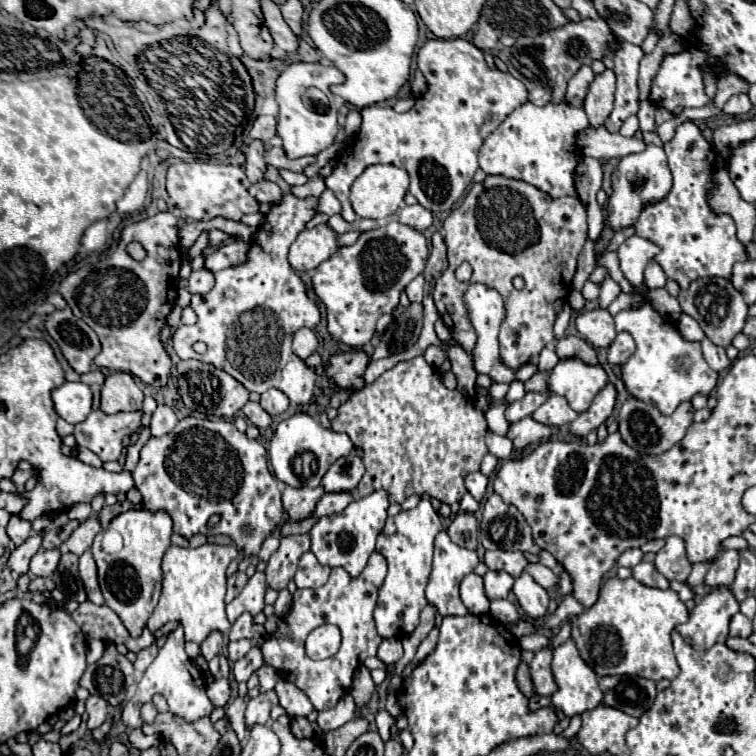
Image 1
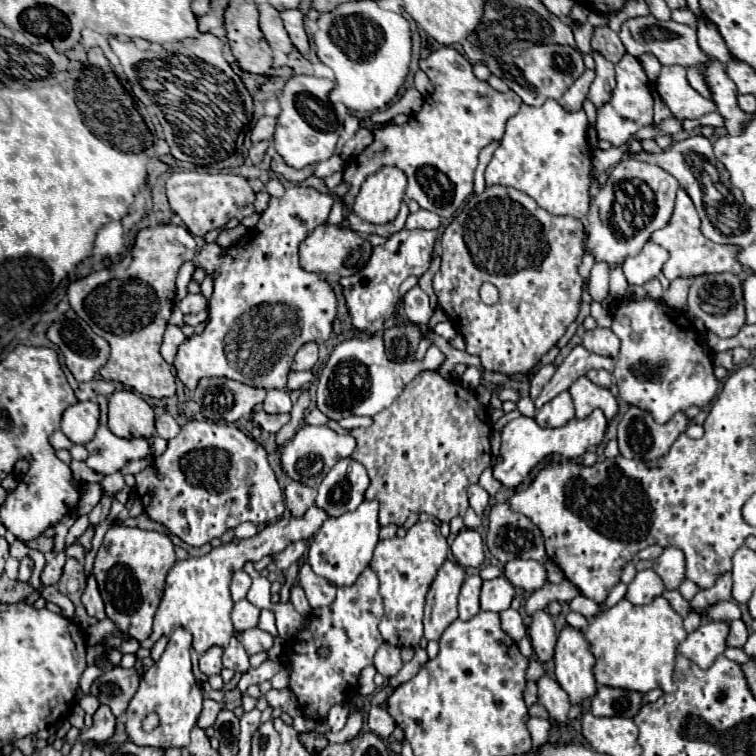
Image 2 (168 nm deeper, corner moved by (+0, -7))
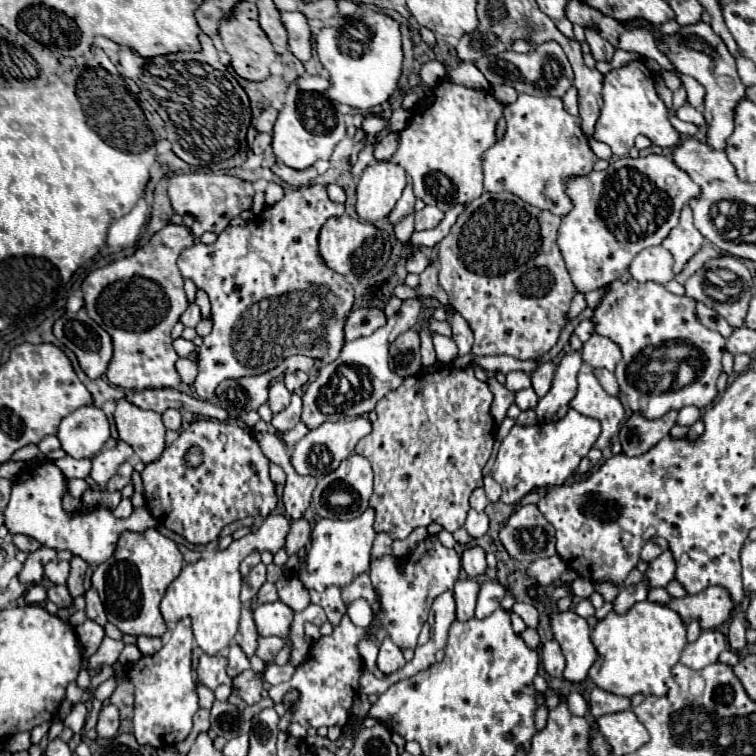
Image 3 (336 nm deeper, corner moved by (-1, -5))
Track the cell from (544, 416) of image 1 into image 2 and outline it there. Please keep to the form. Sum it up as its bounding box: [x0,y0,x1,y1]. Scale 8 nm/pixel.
[536,391,574,427]

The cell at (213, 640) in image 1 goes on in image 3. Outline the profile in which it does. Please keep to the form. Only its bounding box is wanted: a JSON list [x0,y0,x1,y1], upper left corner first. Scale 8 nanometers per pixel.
[197,655,231,689]

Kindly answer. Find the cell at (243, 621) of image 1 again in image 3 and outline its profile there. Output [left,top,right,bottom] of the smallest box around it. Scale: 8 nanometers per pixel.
[257,637,285,661]

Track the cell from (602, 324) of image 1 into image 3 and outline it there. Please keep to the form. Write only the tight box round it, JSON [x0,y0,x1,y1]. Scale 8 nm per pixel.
[581,333,621,371]

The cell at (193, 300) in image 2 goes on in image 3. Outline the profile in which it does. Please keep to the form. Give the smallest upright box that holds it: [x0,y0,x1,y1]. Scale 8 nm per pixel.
[181,303,201,327]

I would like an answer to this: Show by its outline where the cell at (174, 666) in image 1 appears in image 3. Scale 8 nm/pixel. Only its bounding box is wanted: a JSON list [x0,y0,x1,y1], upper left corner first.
[129,617,199,747]

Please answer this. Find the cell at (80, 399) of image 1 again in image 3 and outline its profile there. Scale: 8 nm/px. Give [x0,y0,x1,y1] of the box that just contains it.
[57,405,109,459]

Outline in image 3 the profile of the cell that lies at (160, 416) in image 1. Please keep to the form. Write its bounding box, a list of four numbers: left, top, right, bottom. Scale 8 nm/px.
[163,409,181,431]

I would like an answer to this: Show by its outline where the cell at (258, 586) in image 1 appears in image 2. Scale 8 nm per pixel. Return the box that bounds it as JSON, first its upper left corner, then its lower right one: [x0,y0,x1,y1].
[232,599,260,631]

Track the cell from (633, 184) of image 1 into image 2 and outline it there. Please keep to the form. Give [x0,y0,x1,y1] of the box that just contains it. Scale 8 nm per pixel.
[584,155,678,269]

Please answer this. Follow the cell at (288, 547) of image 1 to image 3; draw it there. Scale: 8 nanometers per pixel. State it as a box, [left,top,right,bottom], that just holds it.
[285,517,311,555]

